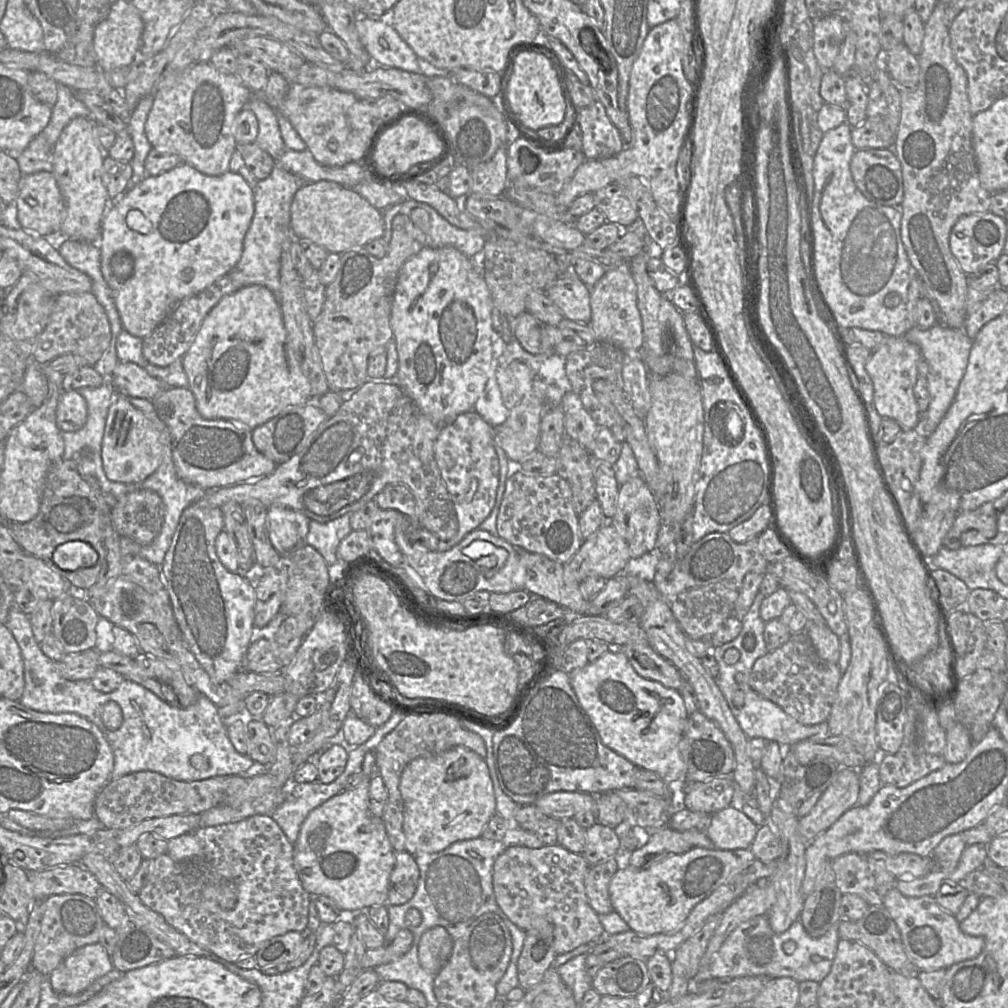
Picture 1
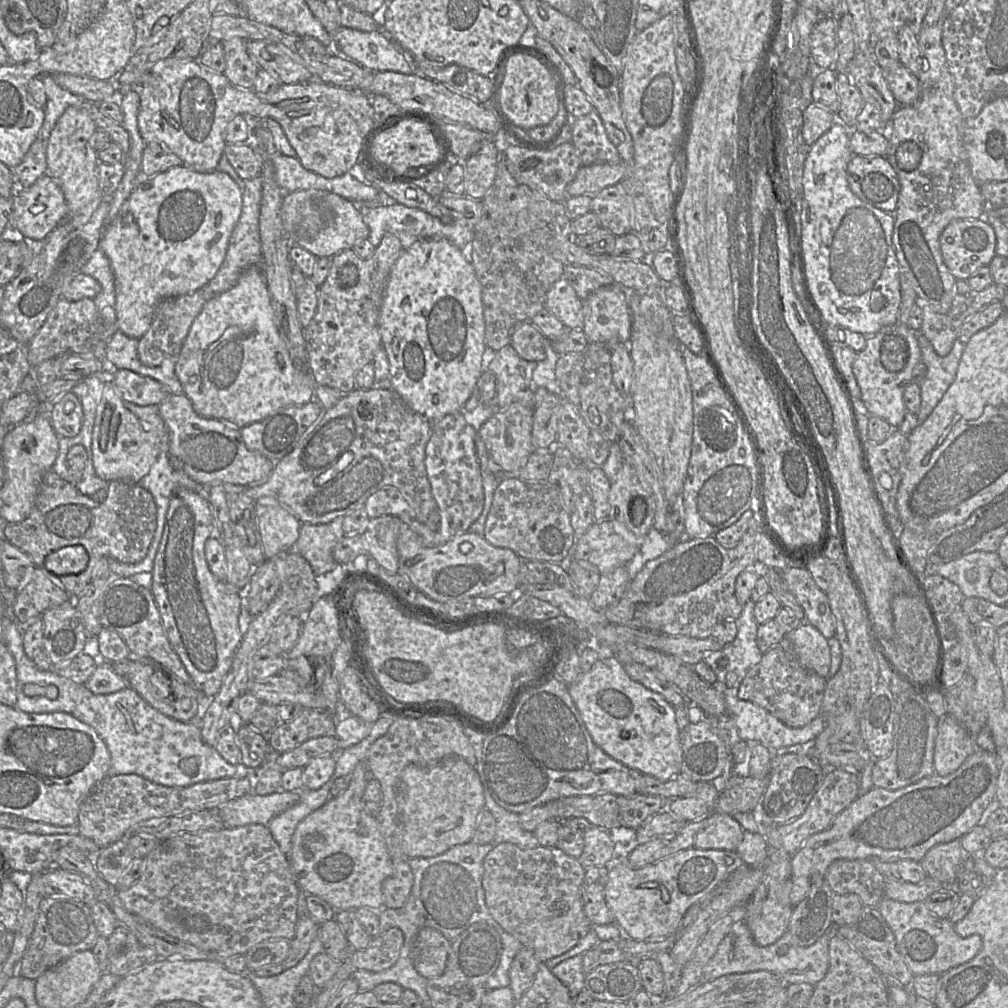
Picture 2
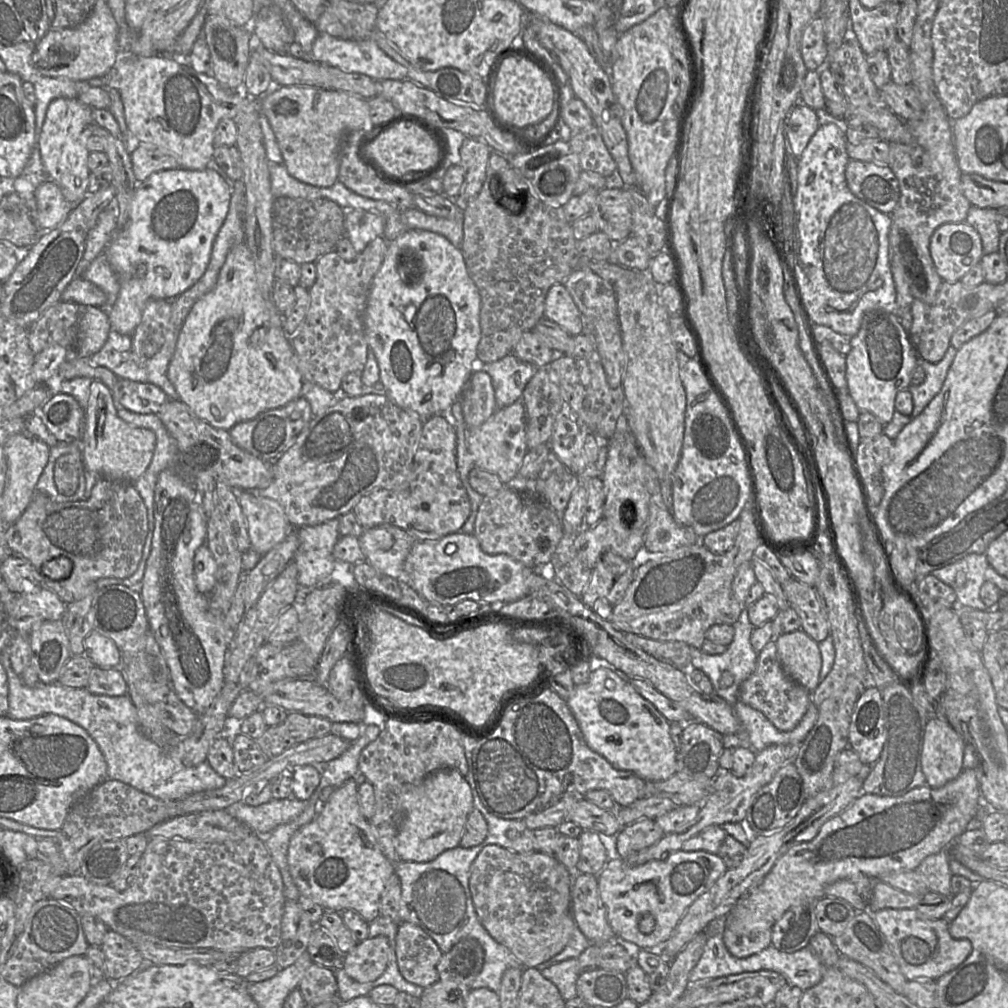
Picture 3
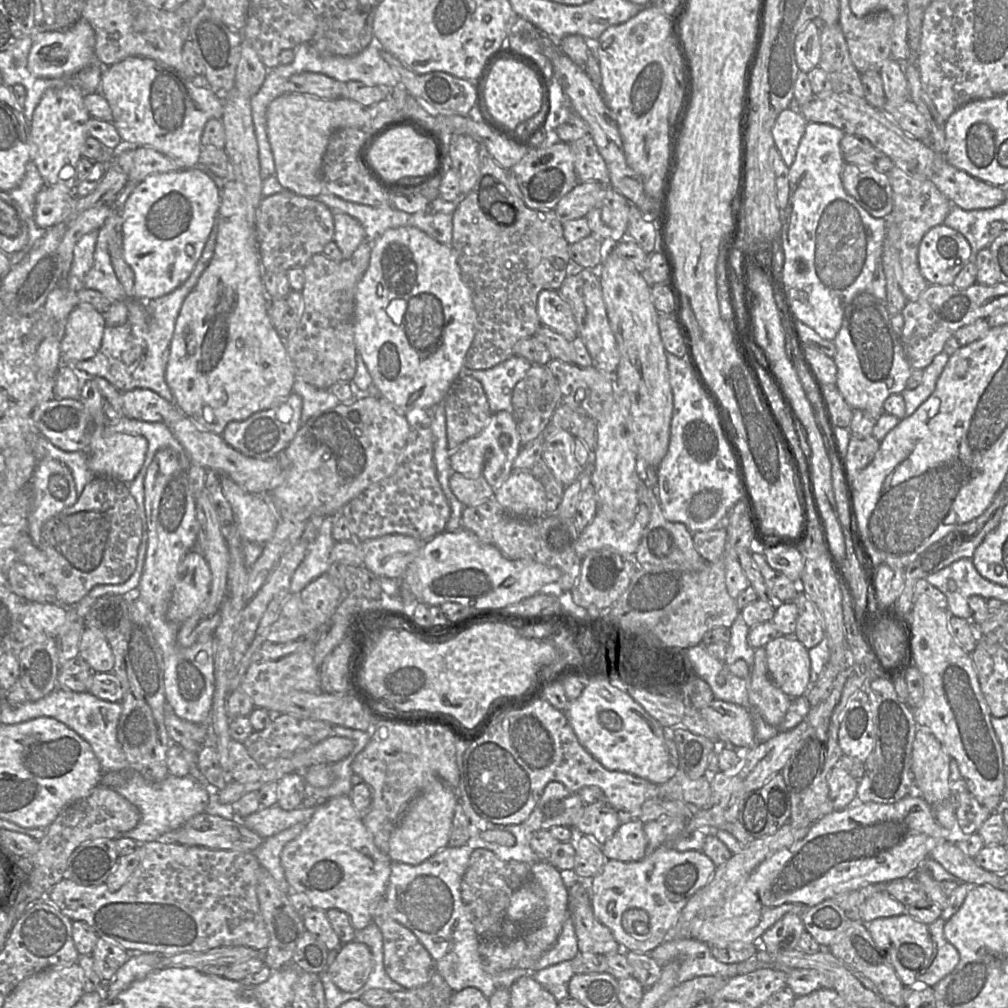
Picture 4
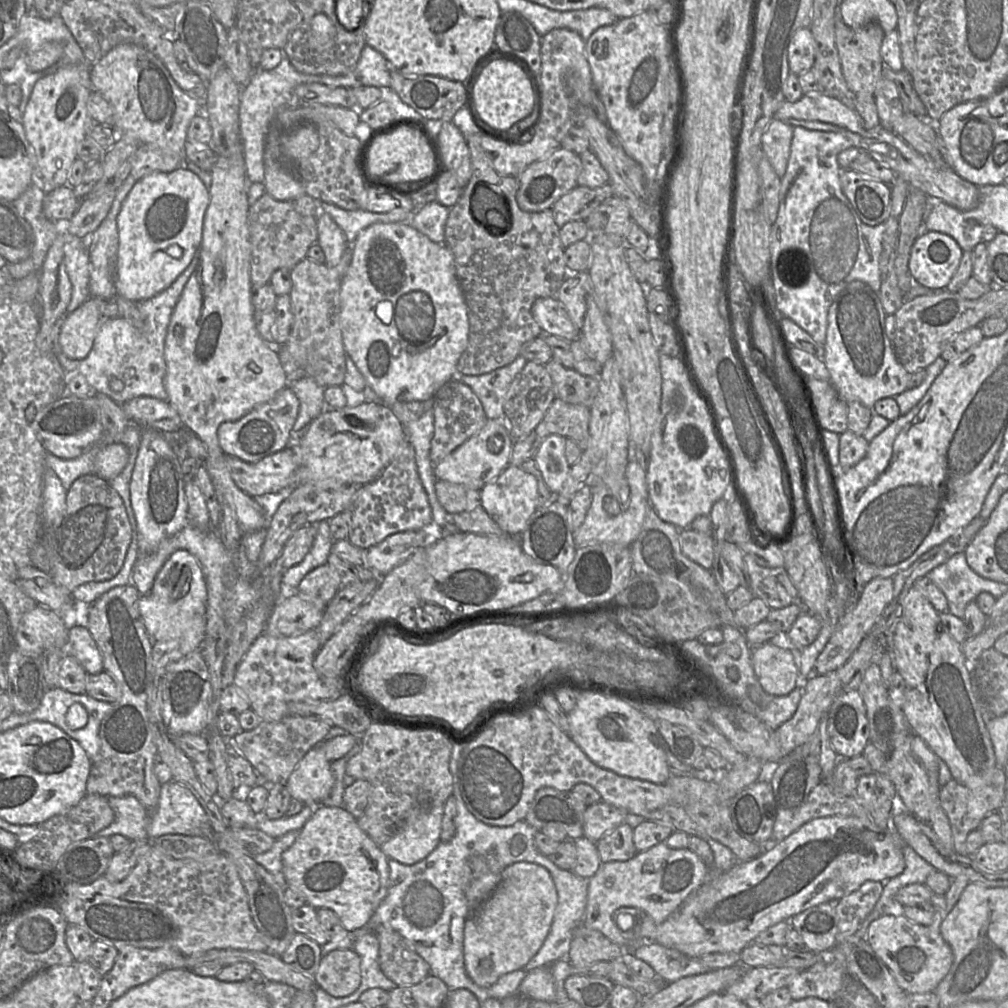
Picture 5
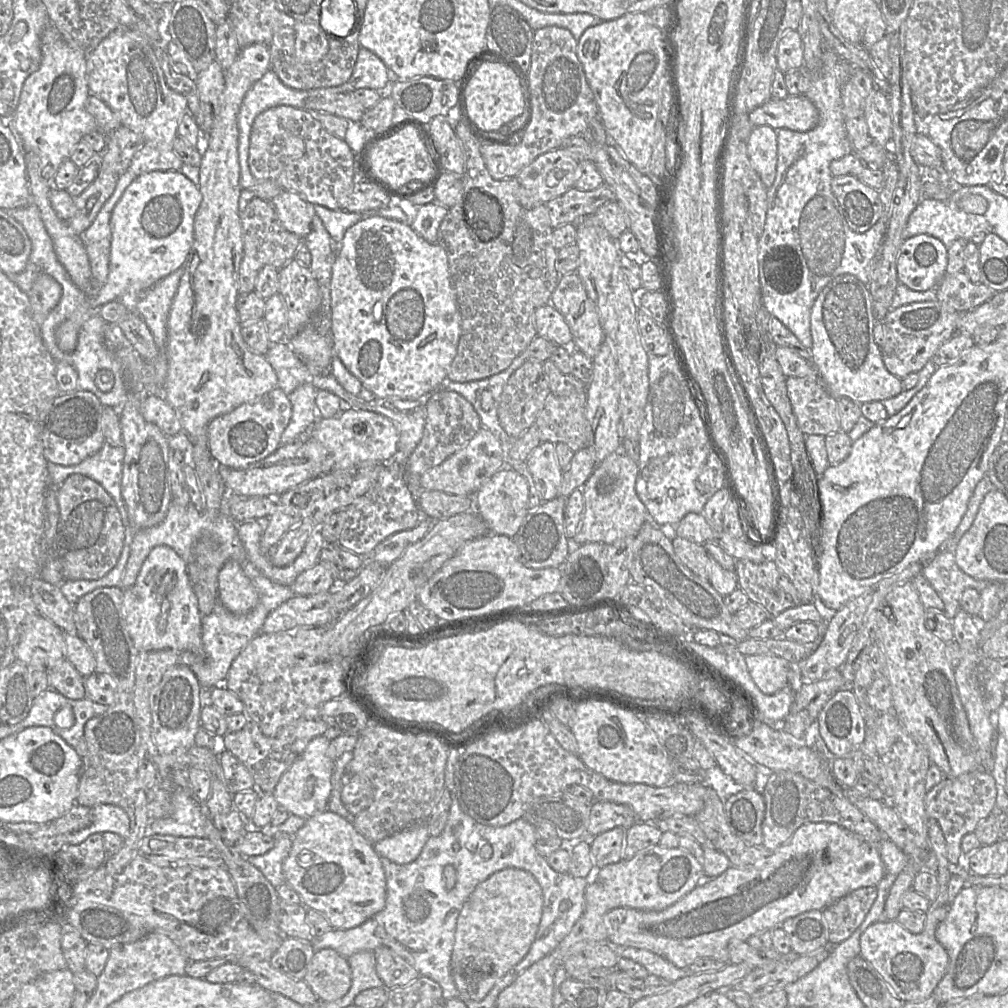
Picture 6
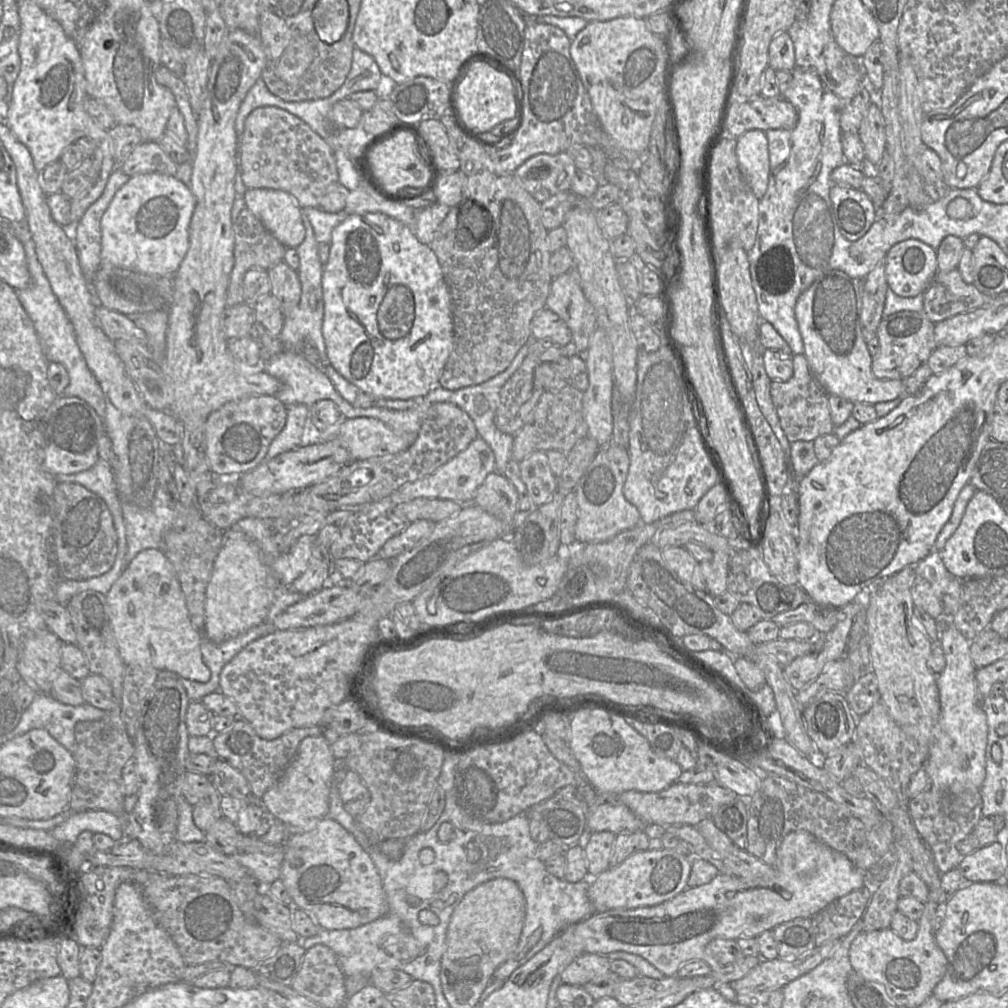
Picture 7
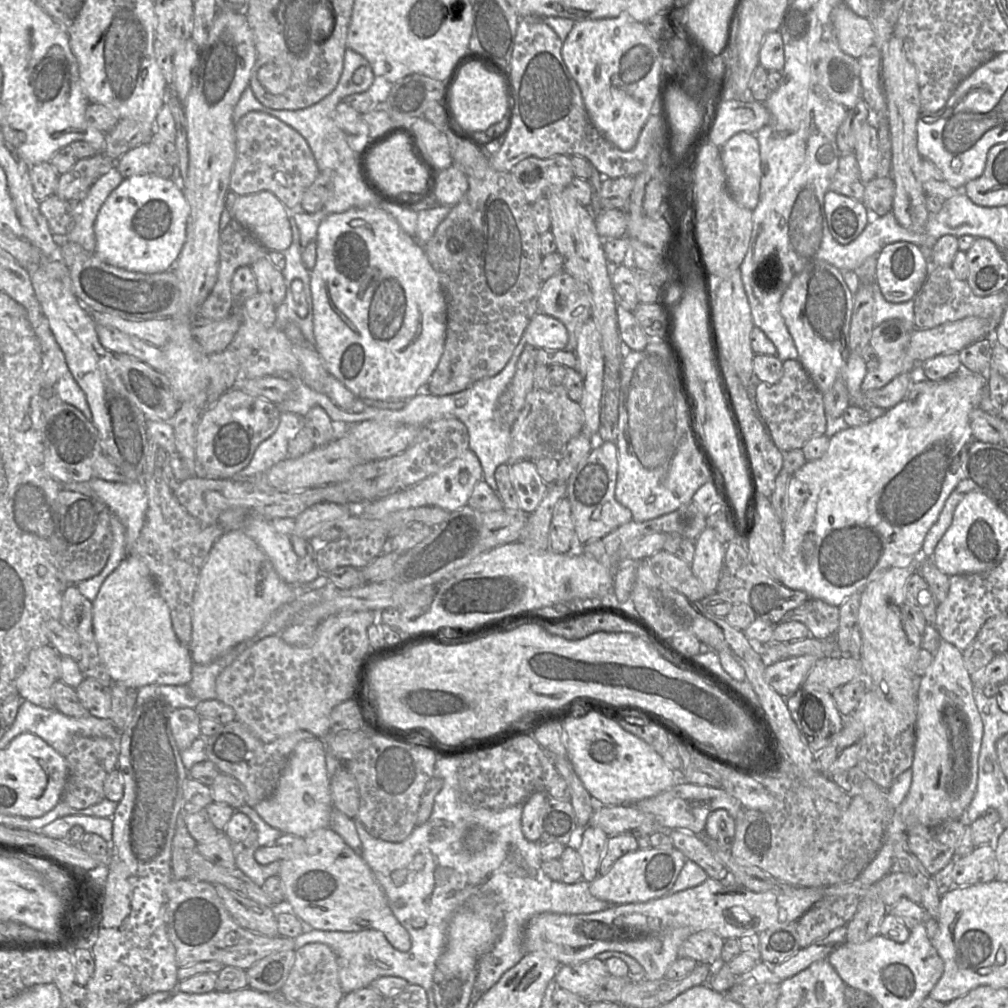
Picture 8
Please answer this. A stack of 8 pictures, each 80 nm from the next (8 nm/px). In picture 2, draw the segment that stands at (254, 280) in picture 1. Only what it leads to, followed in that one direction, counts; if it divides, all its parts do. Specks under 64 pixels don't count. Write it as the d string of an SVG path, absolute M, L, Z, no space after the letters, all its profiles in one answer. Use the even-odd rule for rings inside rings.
M260 175L252 180L245 181L242 192L241 215L232 231L225 259L215 277L201 288L204 292L218 295L229 290L237 283L244 270L251 266L259 266L261 263L262 251L259 235L259 216L262 199L262 185Z

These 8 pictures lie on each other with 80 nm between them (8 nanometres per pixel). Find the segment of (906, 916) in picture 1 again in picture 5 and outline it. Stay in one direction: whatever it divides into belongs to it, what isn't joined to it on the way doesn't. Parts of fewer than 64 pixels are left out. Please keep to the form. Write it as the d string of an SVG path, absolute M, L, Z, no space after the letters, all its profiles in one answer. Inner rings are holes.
M935 912L932 923L926 926L910 921L903 914L883 914L868 926L866 941L907 994L933 992L951 969L953 952L941 936L942 921L938 912Z

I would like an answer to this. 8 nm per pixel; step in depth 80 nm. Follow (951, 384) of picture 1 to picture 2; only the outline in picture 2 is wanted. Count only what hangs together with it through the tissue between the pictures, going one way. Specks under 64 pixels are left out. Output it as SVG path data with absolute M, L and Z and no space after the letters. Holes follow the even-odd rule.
M920 332L916 334L921 351L921 361L927 367L926 376L920 384L920 408L915 414L918 425L930 415L954 381L965 344L957 338L949 353L939 356Z

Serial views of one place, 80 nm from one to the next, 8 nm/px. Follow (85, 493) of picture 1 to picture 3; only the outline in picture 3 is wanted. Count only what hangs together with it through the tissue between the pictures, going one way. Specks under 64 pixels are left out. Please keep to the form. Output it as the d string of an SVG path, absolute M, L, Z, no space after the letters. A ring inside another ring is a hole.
M98 478L93 486L89 497L85 500L78 500L73 502L57 502L43 492L36 492L33 499L21 517L11 525L8 532L8 545L12 553L27 559L35 569L40 573L42 567L46 562L57 557L66 557L73 563L73 570L71 574L64 579L53 579L51 577L42 577L42 586L57 594L57 596L66 604L74 603L85 596L93 593L96 589L96 582L102 578L114 577L114 578L128 578L138 568L142 558L143 548L148 533L148 510L144 504L142 497L134 487L133 483L121 480L112 480L107 478Z

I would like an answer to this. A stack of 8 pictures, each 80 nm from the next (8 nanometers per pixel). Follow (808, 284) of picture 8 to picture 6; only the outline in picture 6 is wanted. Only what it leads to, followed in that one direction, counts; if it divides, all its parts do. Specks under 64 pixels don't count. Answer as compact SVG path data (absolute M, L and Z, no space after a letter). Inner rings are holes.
M855 276L836 277L816 297L810 314L810 362L833 397L863 404L884 401L903 391L901 379L886 369L881 349L875 343L873 332L876 323L868 286Z

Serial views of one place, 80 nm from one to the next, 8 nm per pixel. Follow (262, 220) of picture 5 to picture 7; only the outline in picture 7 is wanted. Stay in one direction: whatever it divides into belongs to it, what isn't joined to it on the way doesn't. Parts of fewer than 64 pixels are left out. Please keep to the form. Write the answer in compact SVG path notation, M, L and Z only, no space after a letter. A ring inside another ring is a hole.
M246 207L237 214L232 221L235 246L234 246L234 266L230 274L230 279L226 292L226 306L232 307L244 302L243 278L247 271L252 268L268 270L273 266L283 262L287 247L280 243Z

